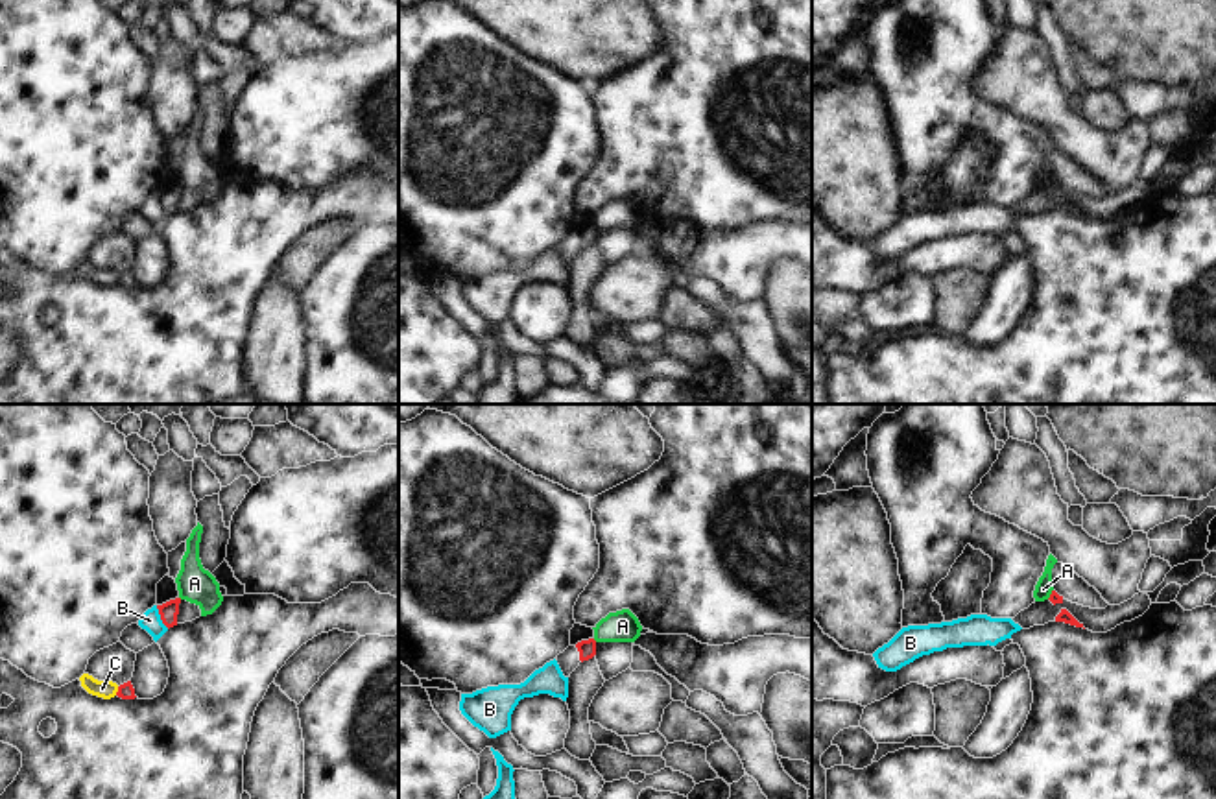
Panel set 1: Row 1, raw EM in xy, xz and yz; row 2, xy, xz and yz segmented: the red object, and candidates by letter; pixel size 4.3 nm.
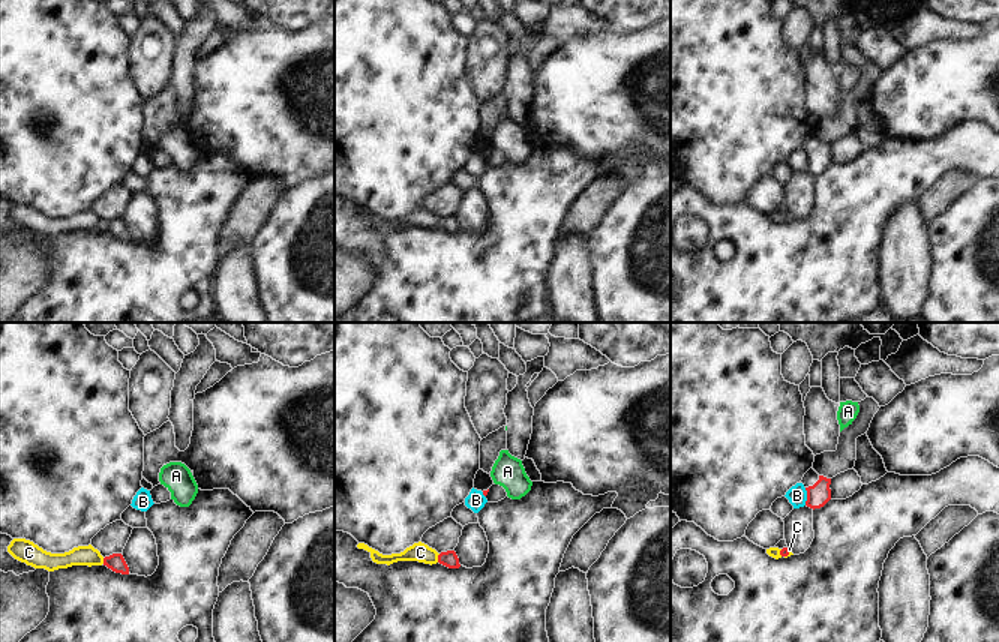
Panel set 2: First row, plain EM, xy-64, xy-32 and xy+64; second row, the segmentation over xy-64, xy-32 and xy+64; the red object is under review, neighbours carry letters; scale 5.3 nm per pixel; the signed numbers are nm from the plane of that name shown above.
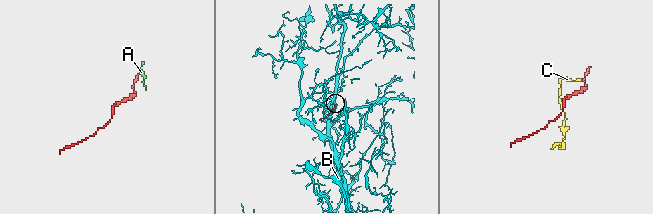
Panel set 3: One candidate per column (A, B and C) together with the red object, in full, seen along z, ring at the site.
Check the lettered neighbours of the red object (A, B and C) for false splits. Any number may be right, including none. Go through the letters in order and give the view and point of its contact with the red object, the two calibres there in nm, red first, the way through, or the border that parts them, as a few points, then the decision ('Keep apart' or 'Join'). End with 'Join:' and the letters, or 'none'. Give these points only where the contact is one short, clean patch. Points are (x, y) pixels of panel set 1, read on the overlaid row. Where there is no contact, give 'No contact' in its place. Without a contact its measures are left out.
A: Touches red at yz (1050, 595). Thickness 50 nm (red) against 80 nm. Boundary: yz (1052, 589), (1047, 598). Keep apart
B: Touches red at xy (161, 617). Thickness 90 nm (red) against 90 nm. Boundary: xy (155, 606), (168, 628). Keep apart
C: Touches red at xy (119, 691). Thickness 70 nm (red) against 80 nm. Path across: xy (126, 691), (119, 691), (102, 689). Join
Join: C

